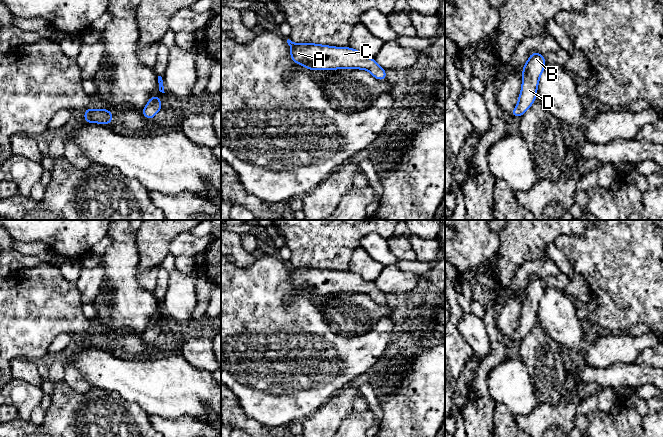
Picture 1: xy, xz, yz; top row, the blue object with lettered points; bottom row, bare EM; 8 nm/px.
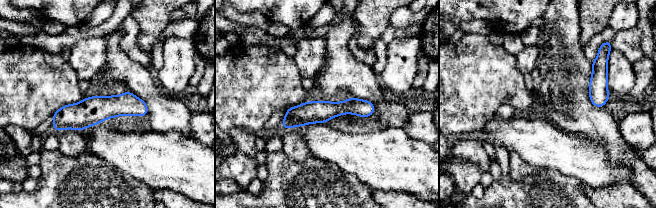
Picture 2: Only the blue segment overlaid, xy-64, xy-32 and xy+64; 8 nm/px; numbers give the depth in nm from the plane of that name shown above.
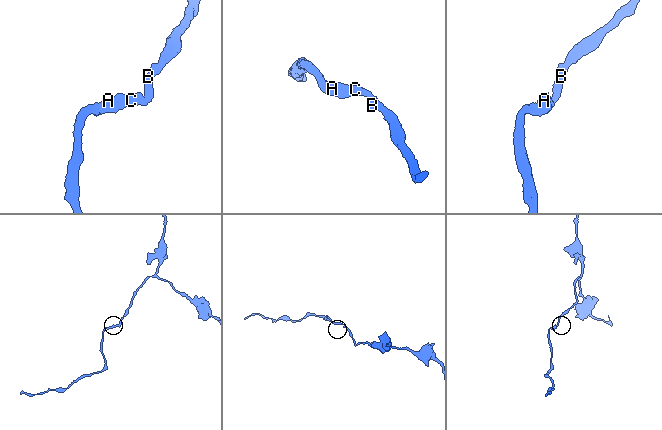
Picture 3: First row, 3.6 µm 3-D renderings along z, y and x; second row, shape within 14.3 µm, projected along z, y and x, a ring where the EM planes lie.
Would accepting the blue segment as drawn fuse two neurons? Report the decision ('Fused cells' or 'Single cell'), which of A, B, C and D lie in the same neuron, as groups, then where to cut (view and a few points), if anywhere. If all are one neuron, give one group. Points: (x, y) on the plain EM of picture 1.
Single cell. Groups: A B C D. No split

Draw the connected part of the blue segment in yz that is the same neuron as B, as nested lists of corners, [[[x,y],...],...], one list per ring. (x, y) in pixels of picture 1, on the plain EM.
[[[534,276],[529,280],[523,291],[522,311],[517,330],[512,335],[513,342],[522,340],[535,325],[537,310],[545,289],[546,284],[540,277]]]

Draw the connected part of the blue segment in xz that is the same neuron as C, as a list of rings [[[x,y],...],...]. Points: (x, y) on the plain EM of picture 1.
[[[287,264],[291,271],[290,281],[299,289],[312,294],[364,293],[378,304],[386,303],[386,294],[381,292],[374,282],[362,279],[349,271],[331,271],[313,267],[297,268]]]

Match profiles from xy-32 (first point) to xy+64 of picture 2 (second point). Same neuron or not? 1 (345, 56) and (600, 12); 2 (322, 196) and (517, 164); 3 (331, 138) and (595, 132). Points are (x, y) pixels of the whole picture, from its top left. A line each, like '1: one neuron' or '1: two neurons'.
1: two neurons
2: two neurons
3: two neurons

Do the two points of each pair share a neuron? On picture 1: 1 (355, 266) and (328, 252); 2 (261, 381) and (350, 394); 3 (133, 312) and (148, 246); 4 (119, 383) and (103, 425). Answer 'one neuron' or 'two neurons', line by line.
1: two neurons
2: two neurons
3: two neurons
4: two neurons

